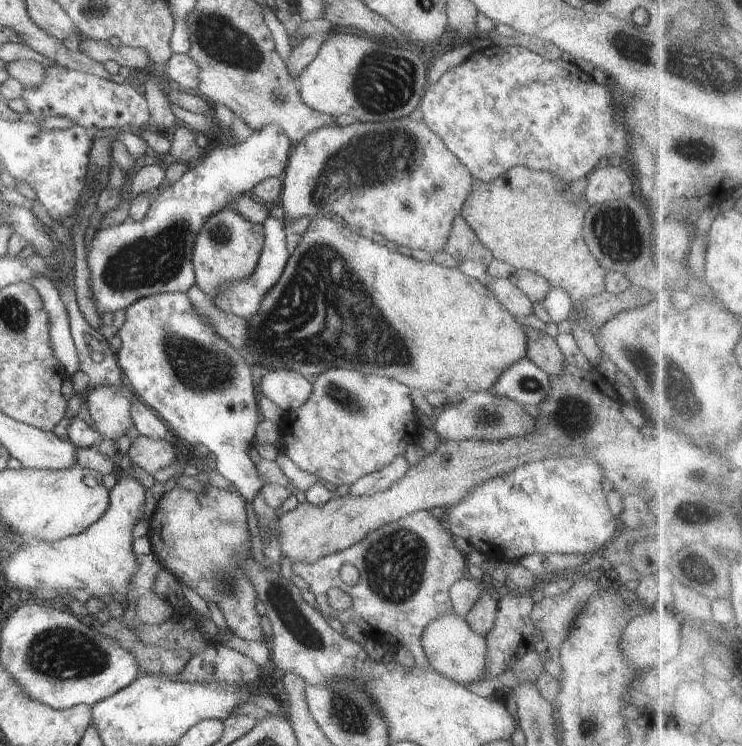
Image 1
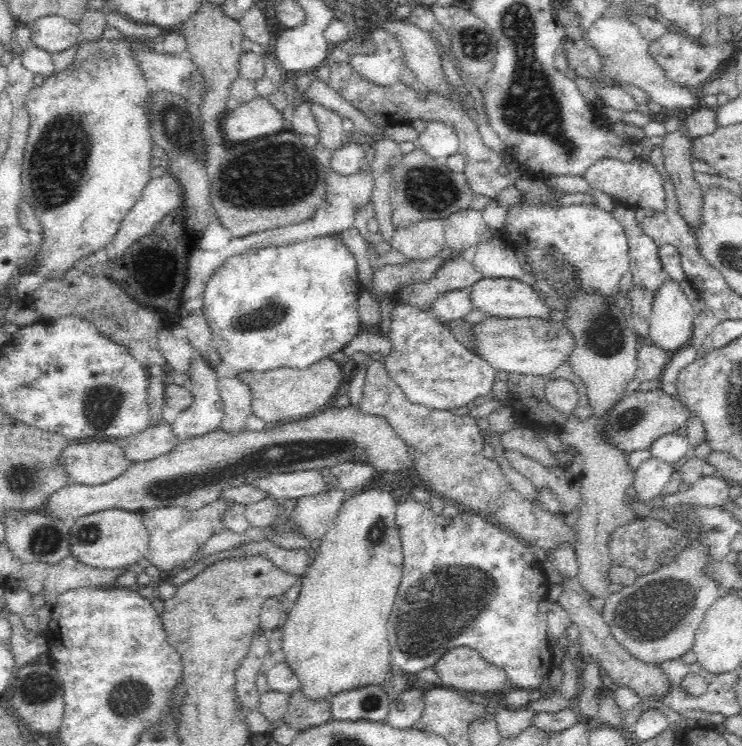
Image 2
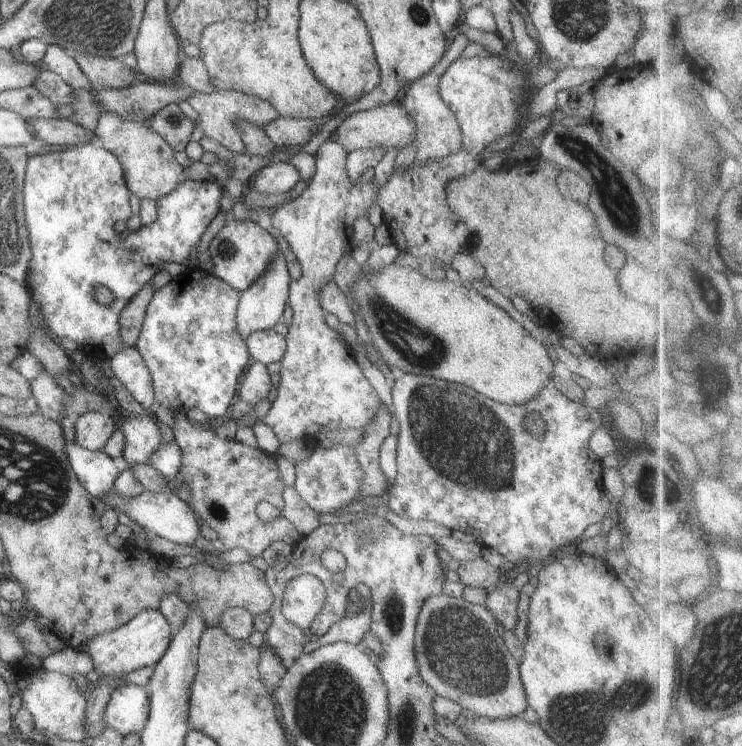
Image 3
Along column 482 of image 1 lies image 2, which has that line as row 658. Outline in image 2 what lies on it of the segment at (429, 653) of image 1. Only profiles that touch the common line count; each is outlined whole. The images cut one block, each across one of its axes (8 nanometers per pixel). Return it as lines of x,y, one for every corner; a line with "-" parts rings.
698,538
690,544
685,544
671,563
662,565
656,572
638,575
634,584
624,586
620,592
610,592
605,598
601,615
614,638
632,656
646,665
660,666
661,662
674,660
686,654
693,648
696,630
704,620
704,614
719,599
720,586
704,573
704,566
711,561
714,560
708,557
708,545

